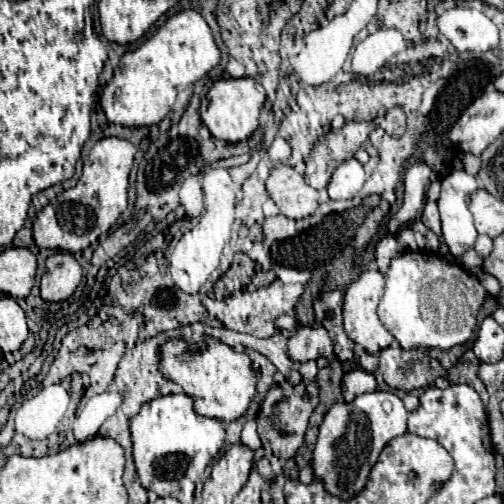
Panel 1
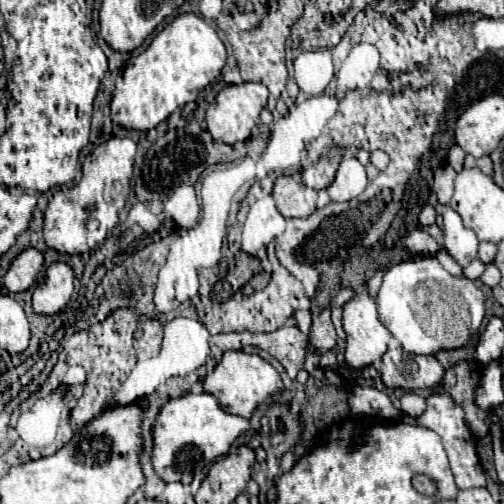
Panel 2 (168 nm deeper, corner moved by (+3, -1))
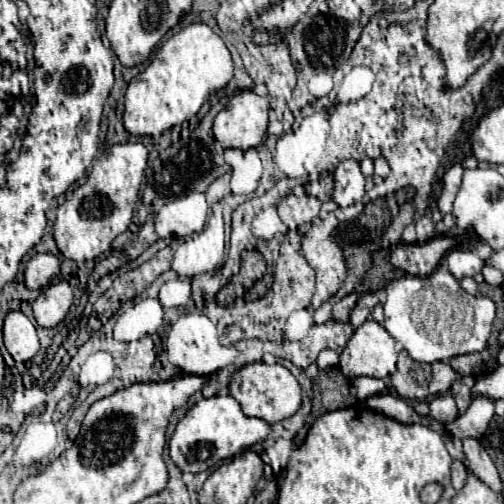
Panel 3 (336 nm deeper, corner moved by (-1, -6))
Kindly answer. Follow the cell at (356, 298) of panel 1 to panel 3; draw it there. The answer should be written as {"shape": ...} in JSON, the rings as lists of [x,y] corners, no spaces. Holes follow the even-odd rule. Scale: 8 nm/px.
{"shape":[[[375,320],[361,324],[339,356],[341,372],[353,380],[359,376],[387,378],[395,372],[397,342]]]}

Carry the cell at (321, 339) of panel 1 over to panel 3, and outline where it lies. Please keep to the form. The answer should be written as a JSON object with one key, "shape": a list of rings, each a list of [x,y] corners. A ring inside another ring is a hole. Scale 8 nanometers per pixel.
{"shape":[[[349,294],[343,300],[335,302],[333,304],[333,320],[335,322],[347,322],[349,312],[351,312],[351,306],[355,306],[355,300],[357,300],[357,294]]]}

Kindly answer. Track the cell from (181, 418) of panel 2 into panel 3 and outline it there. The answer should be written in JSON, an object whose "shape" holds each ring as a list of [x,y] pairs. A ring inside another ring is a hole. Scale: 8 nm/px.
{"shape":[[[211,396],[199,400],[175,426],[175,432],[169,440],[169,458],[175,466],[187,474],[199,474],[223,460],[233,458],[239,450],[253,446],[255,442],[265,440],[269,434],[269,424],[259,418],[247,418],[241,412],[241,406],[231,396]]]}

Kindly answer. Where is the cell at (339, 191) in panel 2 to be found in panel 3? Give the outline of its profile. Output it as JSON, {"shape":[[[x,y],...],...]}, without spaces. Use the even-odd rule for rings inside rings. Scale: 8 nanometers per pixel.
{"shape":[[[345,160],[335,170],[333,202],[341,208],[359,202],[365,194],[365,176],[357,160]]]}

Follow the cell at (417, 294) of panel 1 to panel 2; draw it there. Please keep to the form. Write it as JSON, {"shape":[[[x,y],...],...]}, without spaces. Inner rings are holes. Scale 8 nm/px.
{"shape":[[[421,257],[415,261],[401,261],[391,265],[385,275],[377,295],[377,311],[381,323],[395,335],[407,353],[433,355],[443,349],[457,349],[467,345],[474,327],[480,327],[485,316],[485,295],[467,277],[459,279],[449,275],[435,257]]]}

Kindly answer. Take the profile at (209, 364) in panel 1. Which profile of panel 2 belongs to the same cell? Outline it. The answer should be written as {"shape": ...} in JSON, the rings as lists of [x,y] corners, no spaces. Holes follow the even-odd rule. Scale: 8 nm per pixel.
{"shape":[[[225,351],[217,369],[213,369],[203,379],[203,385],[205,385],[207,393],[211,393],[219,399],[221,407],[227,413],[247,417],[247,419],[253,415],[257,405],[261,405],[267,397],[285,391],[285,385],[279,377],[279,371],[271,363],[261,359],[259,355],[249,355],[245,351]]]}

